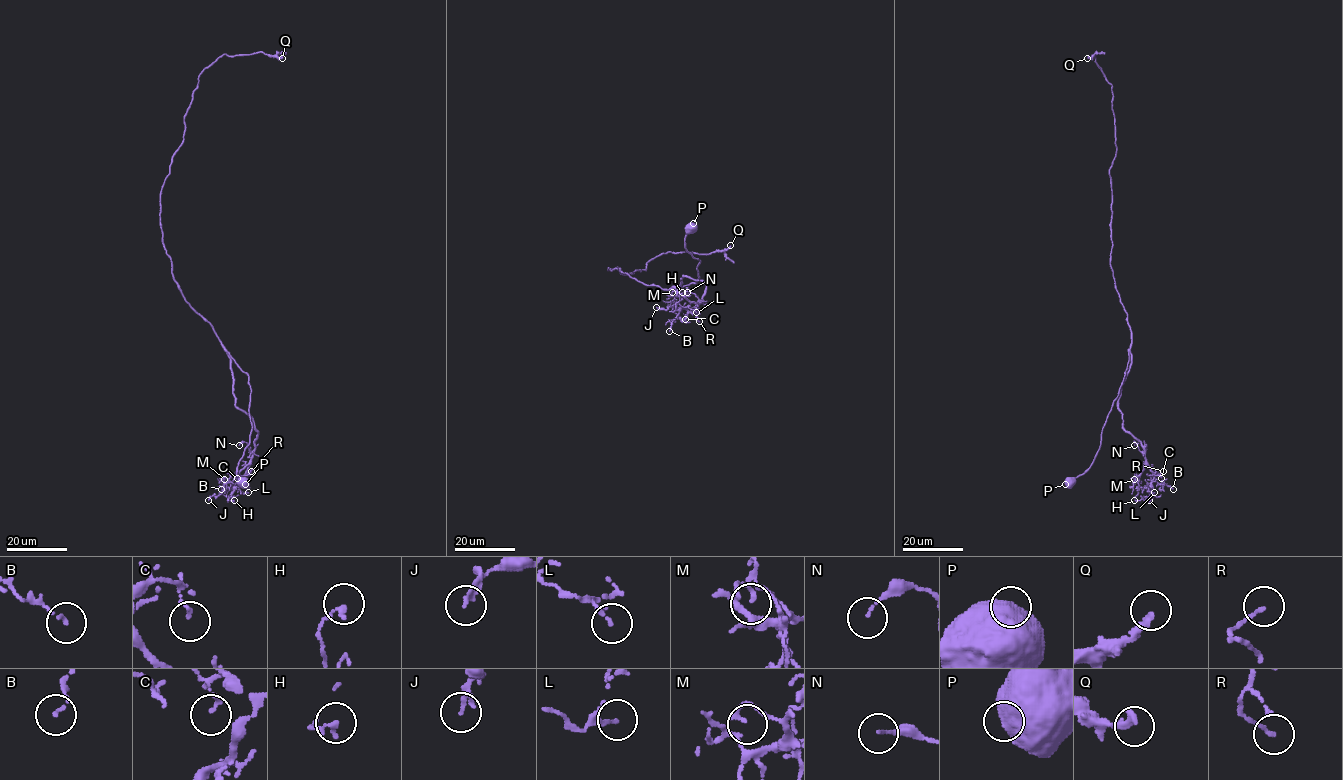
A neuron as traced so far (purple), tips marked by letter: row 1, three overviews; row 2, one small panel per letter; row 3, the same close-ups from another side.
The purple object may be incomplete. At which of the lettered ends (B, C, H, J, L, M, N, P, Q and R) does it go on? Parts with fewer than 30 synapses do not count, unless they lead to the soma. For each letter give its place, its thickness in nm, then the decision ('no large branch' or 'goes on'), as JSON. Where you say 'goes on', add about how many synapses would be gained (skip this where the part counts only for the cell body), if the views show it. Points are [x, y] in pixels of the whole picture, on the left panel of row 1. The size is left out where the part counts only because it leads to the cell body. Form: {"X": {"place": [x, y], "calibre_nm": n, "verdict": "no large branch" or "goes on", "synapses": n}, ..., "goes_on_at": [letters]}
{"B": {"place": [221, 489], "calibre_nm": 110, "verdict": "no large branch"}, "C": {"place": [237, 478], "calibre_nm": 130, "verdict": "no large branch"}, "H": {"place": [234, 500], "calibre_nm": 200, "verdict": "no large branch"}, "J": {"place": [208, 500], "calibre_nm": 160, "verdict": "no large branch"}, "L": {"place": [248, 492], "calibre_nm": 140, "verdict": "no large branch"}, "M": {"place": [224, 479], "calibre_nm": 140, "verdict": "no large branch"}, "N": {"place": [239, 445], "calibre_nm": 100, "verdict": "no large branch"}, "P": {"place": [245, 484], "calibre_nm": 650, "verdict": "no large branch"}, "Q": {"place": [282, 58], "calibre_nm": 280, "verdict": "no large branch"}, "R": {"place": [251, 471], "calibre_nm": 120, "verdict": "no large branch"}, "goes_on_at": []}

